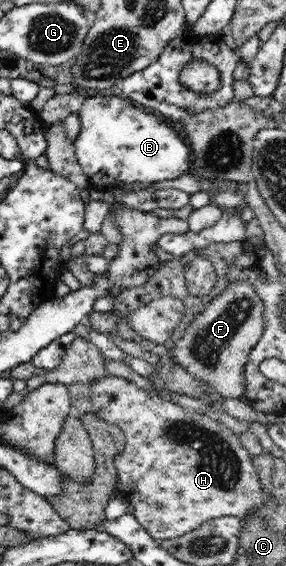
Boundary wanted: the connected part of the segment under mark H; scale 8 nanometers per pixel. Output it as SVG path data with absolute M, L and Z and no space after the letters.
M114 375L94 381L90 392L91 412L118 427L125 436L125 446L114 460L120 497L133 507L138 523L157 541L180 537L213 518L236 516L243 519L264 505L267 495L252 464L253 456L242 445L240 436L219 420L212 420L200 411L183 409L159 396L149 396L133 381Z

